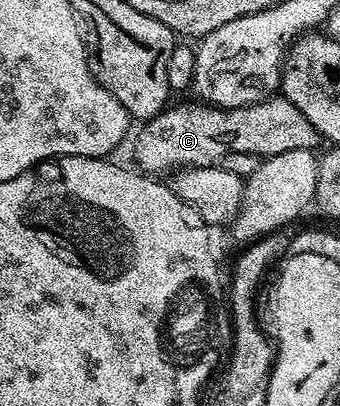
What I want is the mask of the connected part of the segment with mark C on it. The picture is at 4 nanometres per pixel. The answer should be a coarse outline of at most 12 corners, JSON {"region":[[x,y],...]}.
{"region":[[277,94],[245,108],[191,102],[139,125],[144,174],[259,158],[322,137]]}

